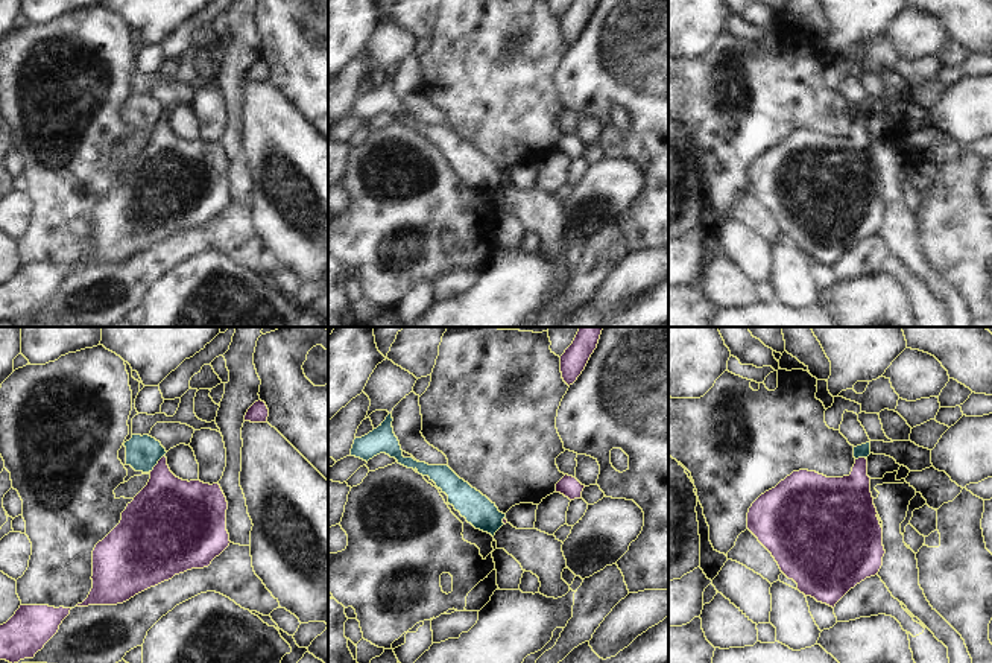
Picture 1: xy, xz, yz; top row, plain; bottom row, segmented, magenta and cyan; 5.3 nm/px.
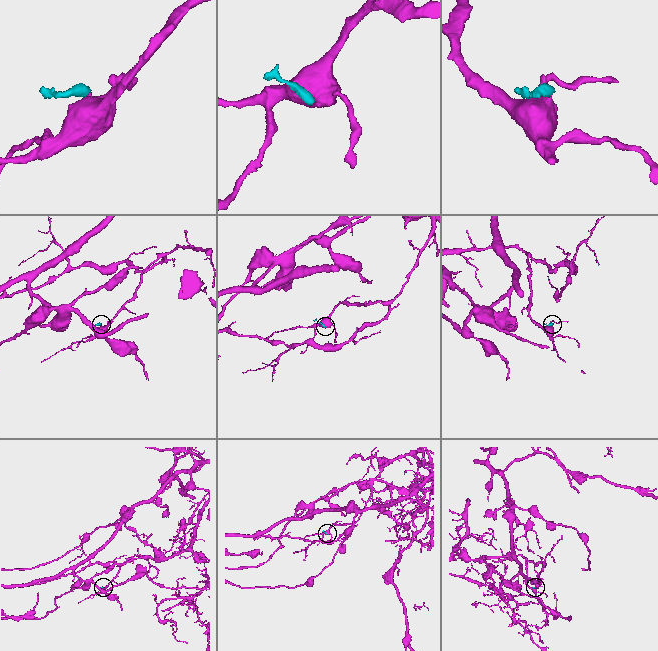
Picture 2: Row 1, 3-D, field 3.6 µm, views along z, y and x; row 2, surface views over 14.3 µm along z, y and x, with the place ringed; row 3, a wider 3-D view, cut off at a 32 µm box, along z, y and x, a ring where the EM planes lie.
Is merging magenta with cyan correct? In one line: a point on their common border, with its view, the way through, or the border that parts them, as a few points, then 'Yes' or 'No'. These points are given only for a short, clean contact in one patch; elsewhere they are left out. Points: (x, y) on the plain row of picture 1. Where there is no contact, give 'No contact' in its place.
Touches magenta at xy (157, 123). Boundary: xy (164, 114), (151, 131). No

